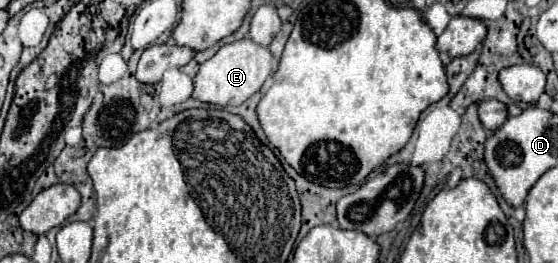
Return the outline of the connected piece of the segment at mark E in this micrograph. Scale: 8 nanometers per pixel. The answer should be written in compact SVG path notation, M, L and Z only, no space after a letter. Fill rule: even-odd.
M240 39L234 43L222 45L212 59L208 59L206 63L200 65L200 69L194 77L192 97L202 103L210 103L210 105L218 105L218 107L242 105L264 85L266 77L274 73L278 63L279 61L266 47L262 47L250 39Z

